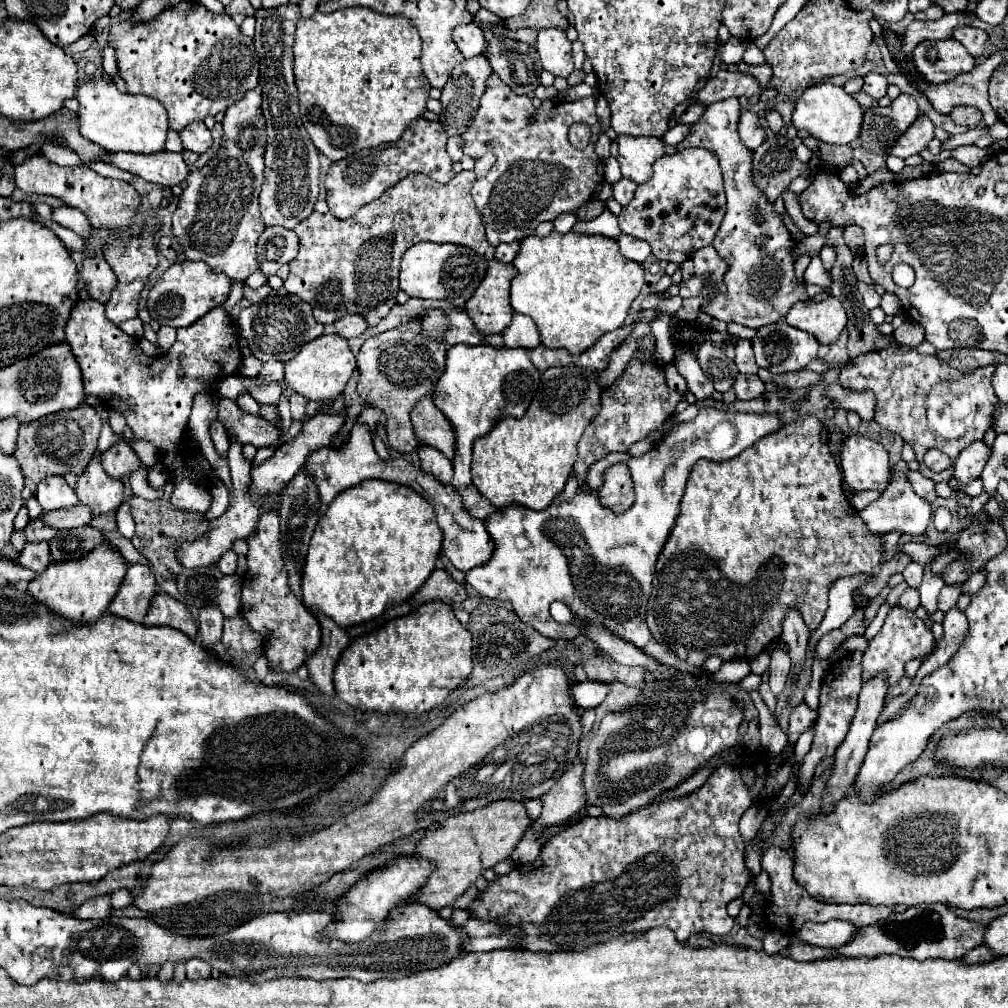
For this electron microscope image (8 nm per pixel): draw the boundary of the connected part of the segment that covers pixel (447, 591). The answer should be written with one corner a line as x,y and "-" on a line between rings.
435,570
431,578
419,590
419,596
415,596
413,600
415,604
421,604
421,602
431,602
431,600
463,602
465,598
469,598
469,594
463,584
455,582
447,570

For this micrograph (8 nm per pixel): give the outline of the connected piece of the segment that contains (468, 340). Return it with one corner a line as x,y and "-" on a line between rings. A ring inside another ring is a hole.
449,310
449,320
451,320
451,330
447,332
447,346
455,346
455,344
487,344
493,348
501,348
503,346
503,336
501,334
491,334
491,336
483,336
481,332
477,332
477,328
473,326
471,318
465,312
457,312
457,310

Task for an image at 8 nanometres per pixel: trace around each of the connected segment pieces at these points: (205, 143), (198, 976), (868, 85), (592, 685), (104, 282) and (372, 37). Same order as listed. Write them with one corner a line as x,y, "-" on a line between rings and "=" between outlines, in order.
191,122
187,128
183,128
179,132
179,138
181,138
181,144
185,150
197,152
197,154
205,152
213,144
211,132
207,130
207,126
203,122
=
191,958
185,962
185,966
187,966
187,978
189,980
203,980
203,978
211,976
211,966
203,960
=
871,70
867,76
865,76
865,84
863,84
863,90
873,96
875,100
879,100
881,96
887,94
887,80
883,74
=
583,680
583,682
575,682
571,688
571,696
573,696
573,704
579,710
589,710
589,708
597,708
605,696
609,694
609,684
605,682
597,682
597,680
=
95,256
85,258
79,274
81,274
81,280
87,286
89,296
99,300
101,304
107,304
109,294
111,294
111,290
117,284
117,278
115,278
113,270
105,264
105,260
103,258
95,258
=
349,8
349,10
339,10
339,12
331,12
331,14
323,14
323,12
315,12
311,18
299,18
297,20
297,34
295,34
295,44
293,44
293,54
295,54
295,84
299,90
299,112
301,112
301,120
305,130
309,132
313,144
317,146
319,152
323,152
329,160
341,160
353,152
359,152
363,148
371,148
371,146
379,146
379,144
387,144
387,142
397,142
399,136
405,132
405,128
419,118
425,112
425,102
429,98
429,82
421,72
421,62
419,62
419,54
421,54
421,38
419,32
411,26
409,20
401,18
401,16
385,16
385,14
377,14
369,8

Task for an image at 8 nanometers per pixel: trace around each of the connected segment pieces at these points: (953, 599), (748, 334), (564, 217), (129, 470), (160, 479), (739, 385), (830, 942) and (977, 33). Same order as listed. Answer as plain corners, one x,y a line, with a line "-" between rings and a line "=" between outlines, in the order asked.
945,586
939,594
939,610
949,612
957,604
959,594
961,594
961,586
=
729,324
727,332
729,332
731,336
737,336
737,338
749,338
749,340
755,336
755,330
753,330
753,328
747,328
747,326
741,326
741,324
=
571,212
571,214
559,214
557,218
555,218
555,232
561,232
561,234
565,234
565,232
569,232
571,228
573,228
573,224
577,222
577,216
=
119,442
113,448
101,452
101,464
113,478
125,478
141,468
139,456
133,452
133,448
127,442
=
153,466
149,470
149,484
153,488
163,488
165,482
167,482
167,472
163,470
163,466
=
737,374
733,384
737,400
753,400
765,392
765,384
759,376
753,374
=
829,920
825,924
815,924
815,922
807,922
803,924
803,928
799,930
799,938
805,940
807,944
813,946
821,946
821,948
841,948
843,944
847,944
849,940
853,940
853,936
857,934
857,926
847,924
843,920
=
955,28
953,32
953,38
959,40
973,56
979,56
981,52
985,52
985,46
989,44
989,38
987,38
987,32
981,30
981,28

